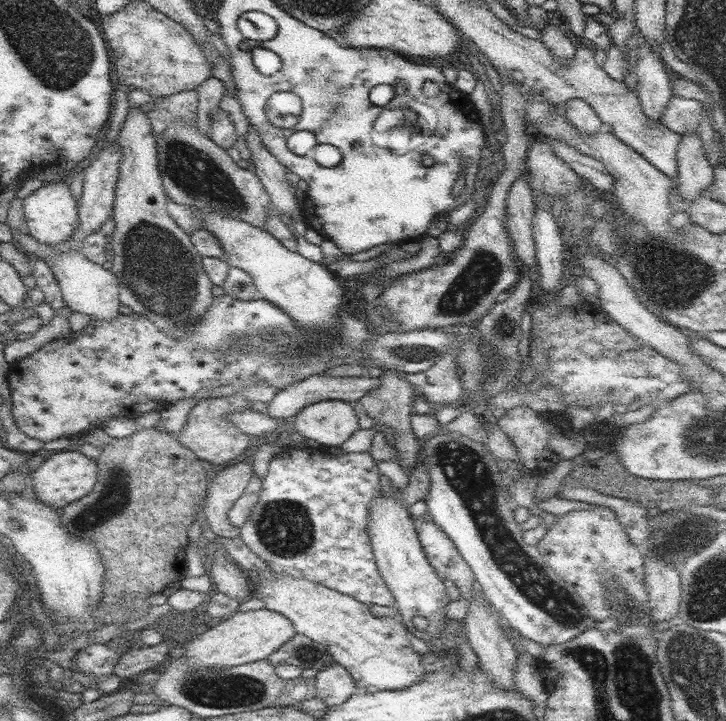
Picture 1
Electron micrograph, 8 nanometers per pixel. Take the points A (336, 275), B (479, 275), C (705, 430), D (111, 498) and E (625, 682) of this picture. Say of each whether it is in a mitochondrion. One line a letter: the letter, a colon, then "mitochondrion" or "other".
A: other
B: mitochondrion
C: mitochondrion
D: mitochondrion
E: mitochondrion

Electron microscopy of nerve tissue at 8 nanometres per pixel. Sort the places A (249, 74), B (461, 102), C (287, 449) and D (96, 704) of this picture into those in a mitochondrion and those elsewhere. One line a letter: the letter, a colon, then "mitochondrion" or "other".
A: other
B: other
C: other
D: other

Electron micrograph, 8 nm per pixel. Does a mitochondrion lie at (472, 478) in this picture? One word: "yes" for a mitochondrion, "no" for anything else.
yes

